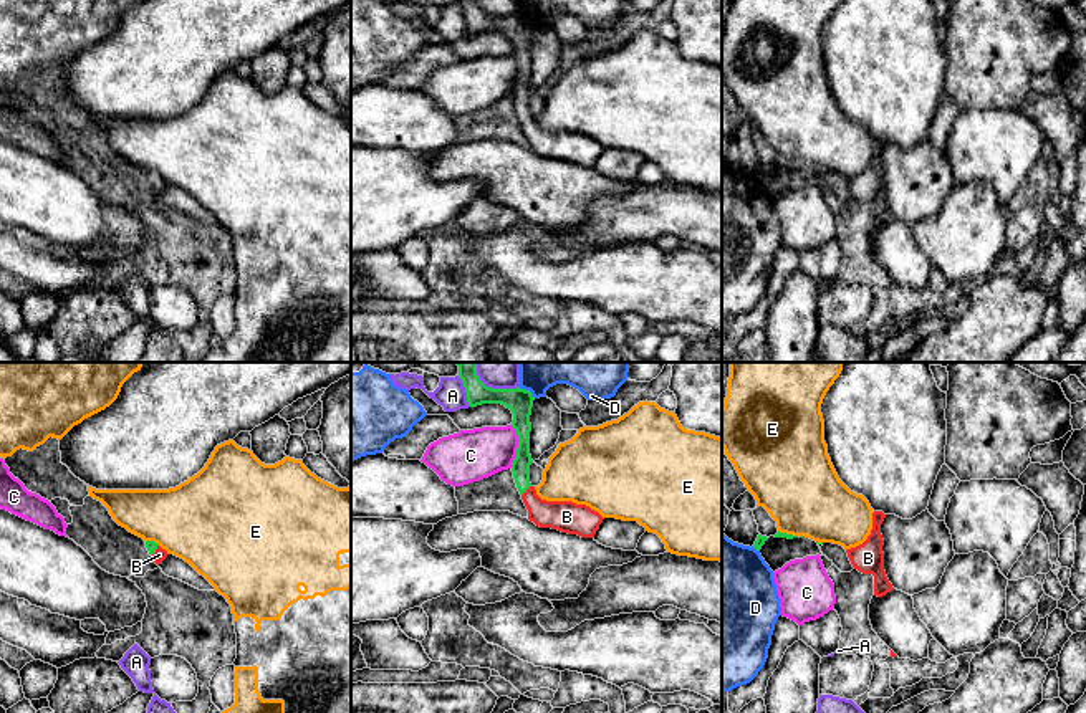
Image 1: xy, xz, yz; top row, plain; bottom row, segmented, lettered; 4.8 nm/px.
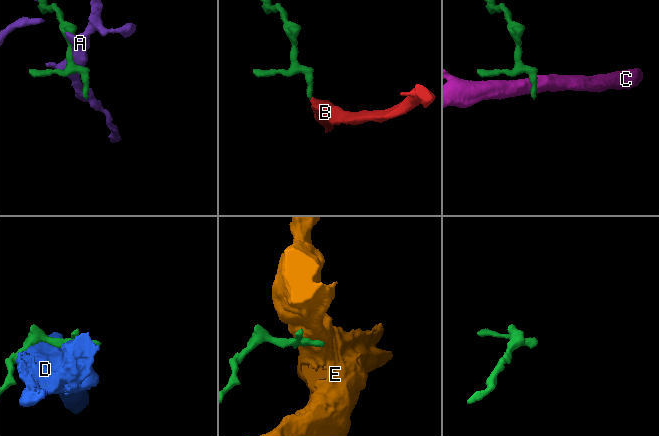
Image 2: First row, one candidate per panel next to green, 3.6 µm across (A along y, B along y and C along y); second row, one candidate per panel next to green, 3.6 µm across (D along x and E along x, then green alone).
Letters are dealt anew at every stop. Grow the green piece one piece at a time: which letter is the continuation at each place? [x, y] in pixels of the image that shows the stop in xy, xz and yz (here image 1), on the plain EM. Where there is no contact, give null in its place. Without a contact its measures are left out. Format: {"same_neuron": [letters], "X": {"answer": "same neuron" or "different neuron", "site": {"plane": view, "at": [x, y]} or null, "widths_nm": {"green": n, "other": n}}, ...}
{"same_neuron": ["B"], "A": {"answer": "different neuron", "site": {"plane": "xz", "at": [466, 20]}, "widths_nm": {"green": 110, "other": 150}}, "B": {"answer": "same neuron", "site": {"plane": "xz", "at": [527, 118]}, "widths_nm": {"green": 90, "other": 160}}, "C": {"answer": "different neuron", "site": {"plane": "xz", "at": [518, 76]}, "widths_nm": {"green": 120, "other": 260}}, "D": {"answer": "different neuron", "site": {"plane": "xz", "at": [527, 20]}, "widths_nm": {"green": 120, "other": 110}}, "E": {"answer": "different neuron", "site": {"plane": "yz", "at": [785, 162]}, "widths_nm": {"green": 30, "other": 400}}}

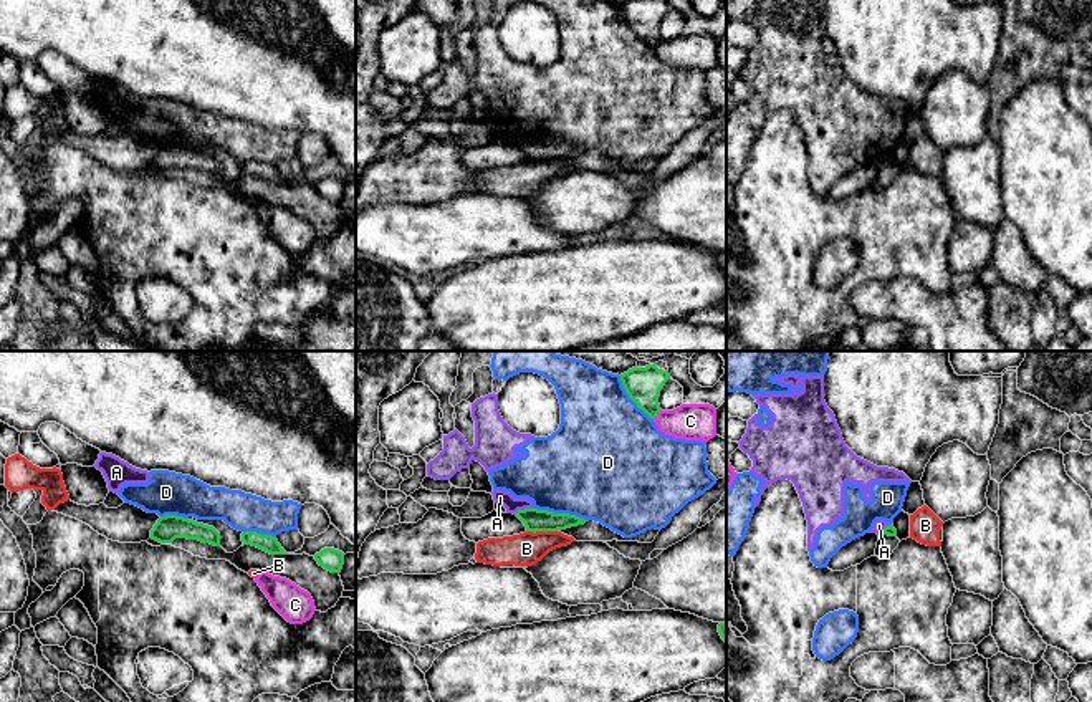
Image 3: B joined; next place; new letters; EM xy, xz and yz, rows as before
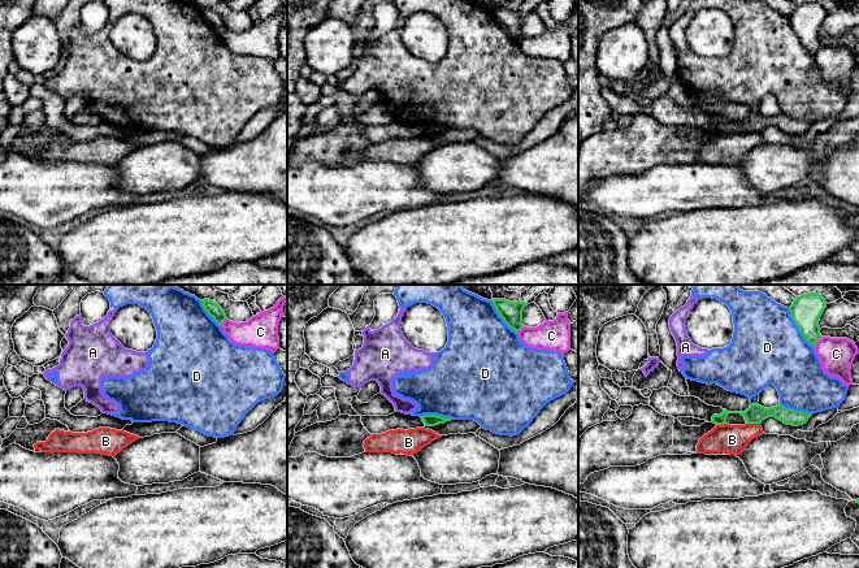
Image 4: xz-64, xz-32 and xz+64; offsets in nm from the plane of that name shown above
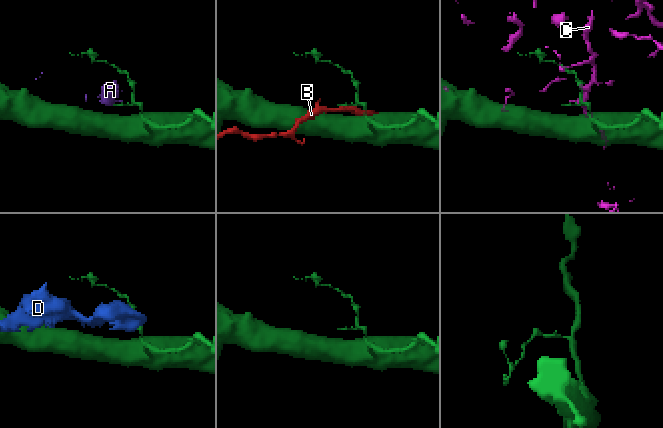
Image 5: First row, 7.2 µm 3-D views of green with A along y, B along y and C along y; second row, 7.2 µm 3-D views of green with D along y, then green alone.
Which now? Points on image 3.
{"same_neuron": [], "A": {"answer": "different neuron", "site": {"plane": "xz", "at": [522, 139]}, "widths_nm": {"green": 110, "other": 70}}, "B": {"answer": "different neuron", "site": {"plane": "xz", "at": [541, 159]}, "widths_nm": {"green": 110, "other": 160}}, "C": {"answer": "different neuron", "site": {"plane": "xz", "at": [657, 43]}, "widths_nm": {"green": 160, "other": 180}}, "D": {"answer": "different neuron", "site": {"plane": "xz", "at": [561, 143]}, "widths_nm": {"green": 110, "other": 460}}}

